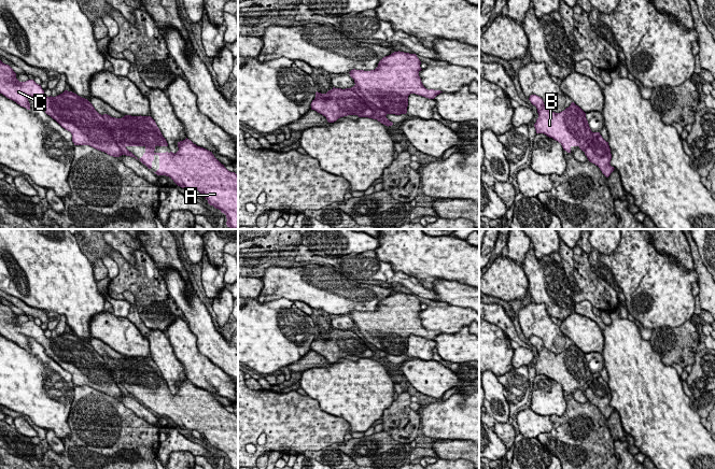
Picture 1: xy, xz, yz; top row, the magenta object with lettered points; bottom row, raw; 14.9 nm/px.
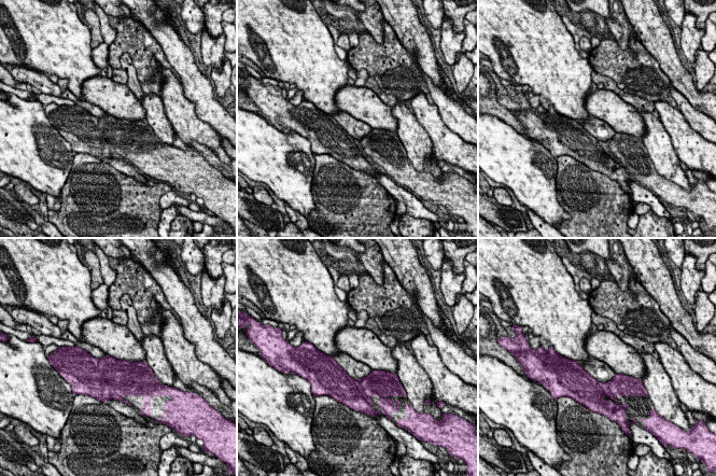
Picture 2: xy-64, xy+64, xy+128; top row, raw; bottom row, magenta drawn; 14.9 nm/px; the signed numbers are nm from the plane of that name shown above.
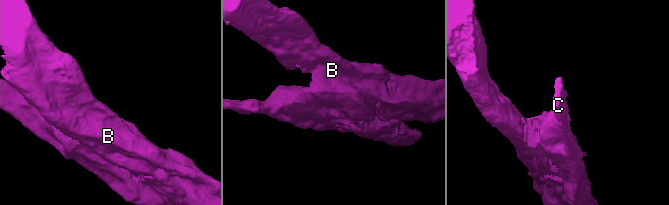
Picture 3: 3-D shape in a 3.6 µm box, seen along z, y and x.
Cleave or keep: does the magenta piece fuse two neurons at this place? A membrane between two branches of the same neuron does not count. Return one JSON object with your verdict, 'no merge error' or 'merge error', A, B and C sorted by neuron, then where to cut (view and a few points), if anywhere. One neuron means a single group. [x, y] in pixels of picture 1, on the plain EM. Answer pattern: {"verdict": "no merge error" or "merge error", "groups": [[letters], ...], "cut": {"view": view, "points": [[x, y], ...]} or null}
{"verdict": "merge error", "groups": [["A", "B"], ["C"]], "cut": {"view": "xz", "points": [[352, 328], [364, 339], [368, 346], [377, 347], [386, 355]]}}

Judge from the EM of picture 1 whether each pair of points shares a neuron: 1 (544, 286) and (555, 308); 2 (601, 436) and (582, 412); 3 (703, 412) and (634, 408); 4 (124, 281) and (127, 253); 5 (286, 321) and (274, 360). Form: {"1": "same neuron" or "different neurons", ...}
{"1": "same neuron", "2": "same neuron", "3": "different neurons", "4": "different neurons", "5": "same neuron"}

